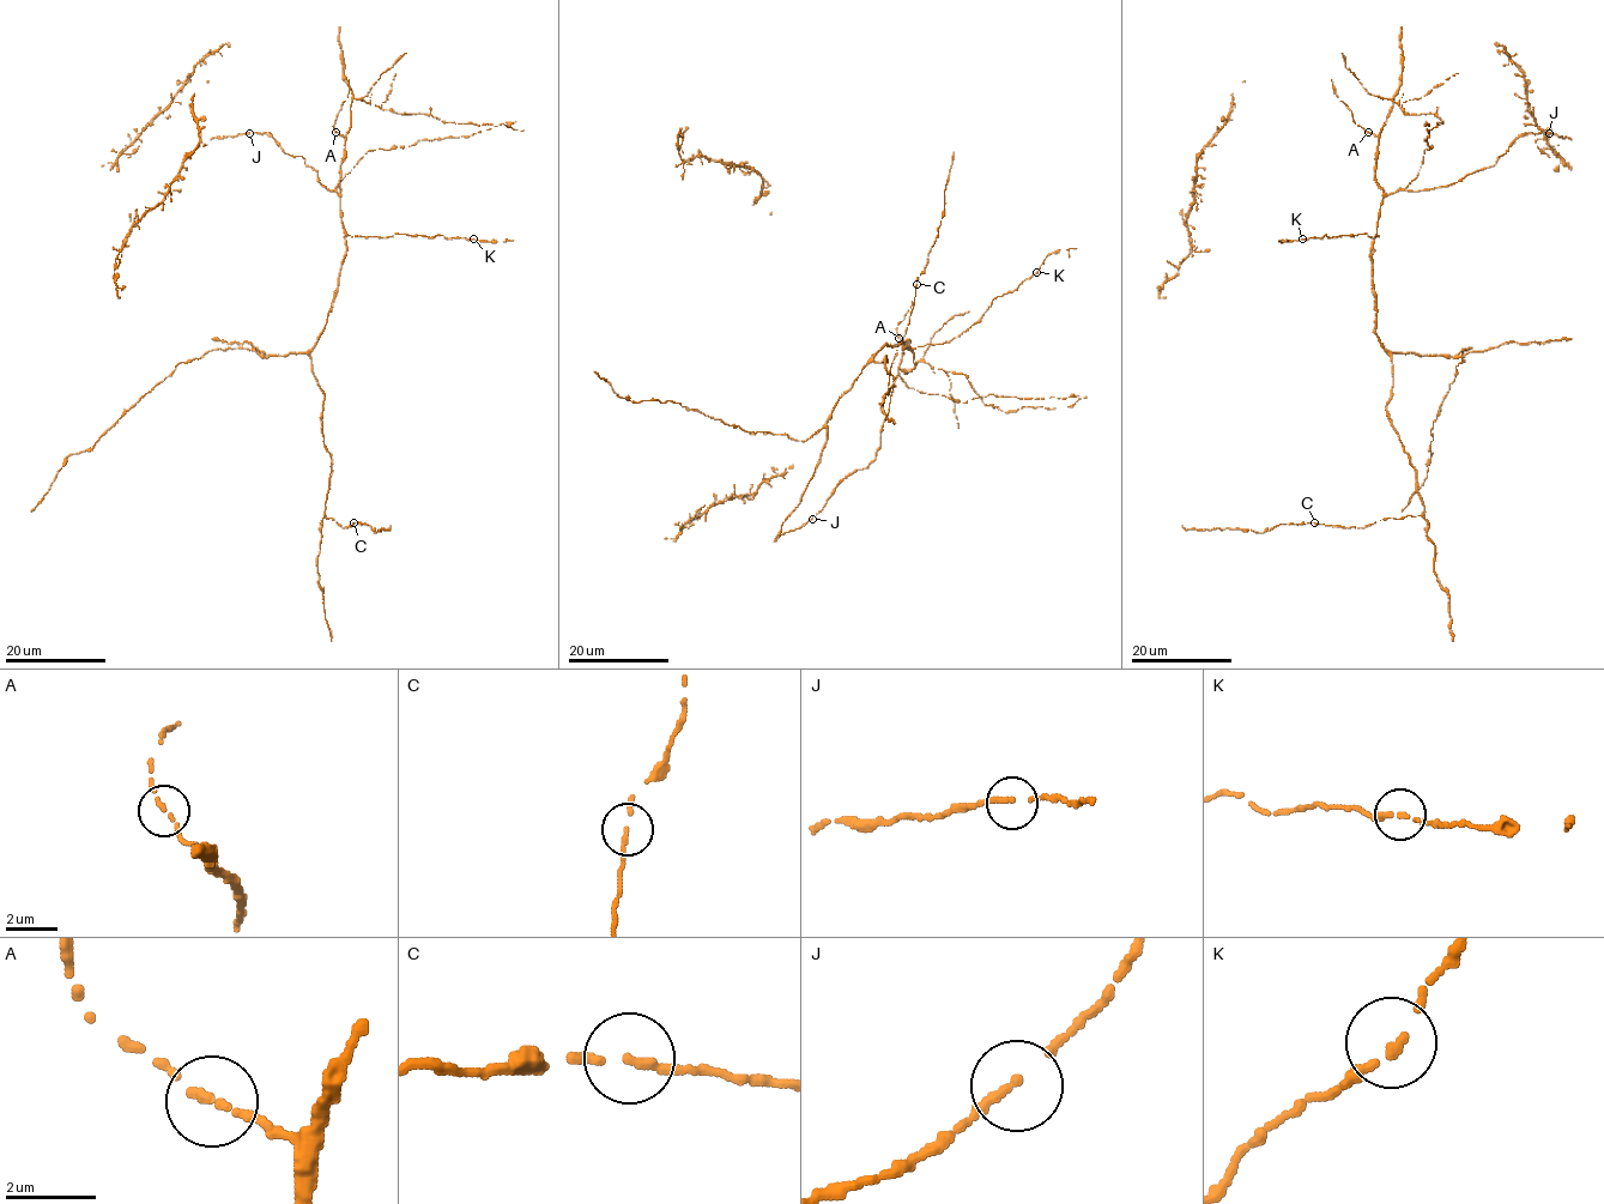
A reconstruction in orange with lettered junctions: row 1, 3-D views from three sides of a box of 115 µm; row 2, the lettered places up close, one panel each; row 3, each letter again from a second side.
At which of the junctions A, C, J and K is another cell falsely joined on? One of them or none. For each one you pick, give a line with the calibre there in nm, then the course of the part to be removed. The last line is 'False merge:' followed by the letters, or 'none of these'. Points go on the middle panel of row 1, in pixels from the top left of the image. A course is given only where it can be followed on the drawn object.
False merge: none of these

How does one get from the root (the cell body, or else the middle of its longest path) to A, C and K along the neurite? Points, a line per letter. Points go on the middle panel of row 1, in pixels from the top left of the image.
A: (908, 345), (903, 352), (903, 345), (908, 348), (899, 338)
C: (908, 345), (884, 345), (872, 356), (876, 363), (888, 361), (894, 377), (888, 394), (916, 284)
K: (908, 345), (948, 343), (973, 325), (994, 298), (1014, 291), (1036, 272)

